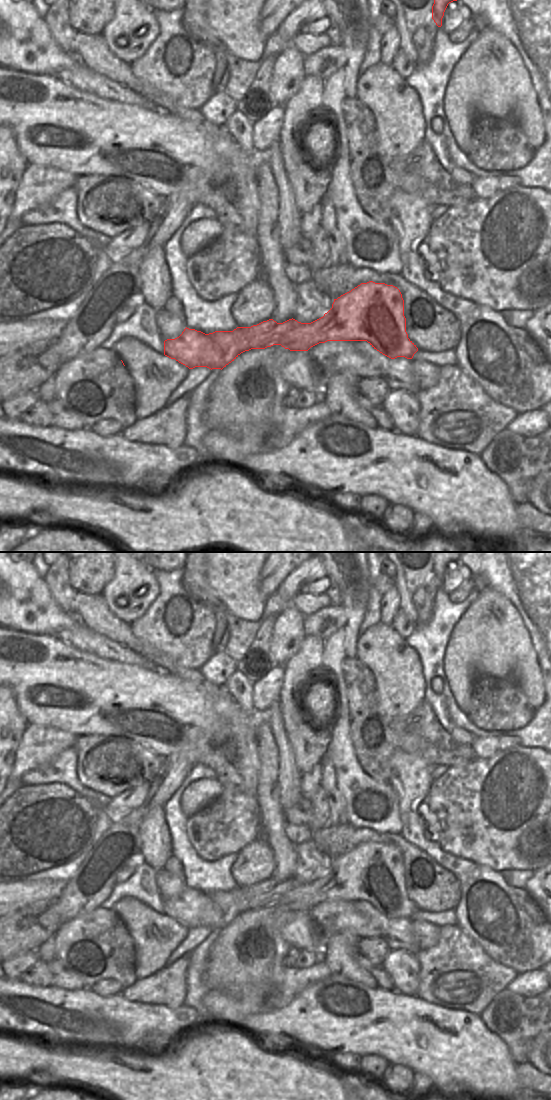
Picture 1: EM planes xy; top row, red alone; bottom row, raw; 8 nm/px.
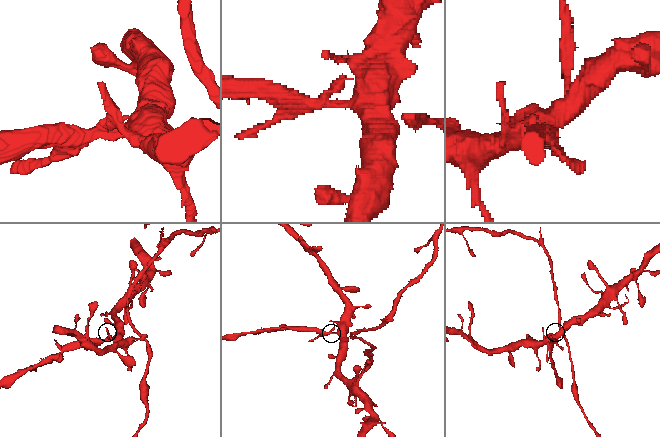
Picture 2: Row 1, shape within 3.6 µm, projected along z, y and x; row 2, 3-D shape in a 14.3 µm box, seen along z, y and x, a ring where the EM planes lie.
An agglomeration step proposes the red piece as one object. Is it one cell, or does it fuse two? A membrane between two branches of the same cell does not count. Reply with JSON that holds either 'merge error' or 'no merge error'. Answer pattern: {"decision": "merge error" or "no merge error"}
{"decision": "merge error"}

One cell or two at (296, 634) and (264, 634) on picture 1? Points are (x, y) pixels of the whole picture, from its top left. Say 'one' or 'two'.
two

